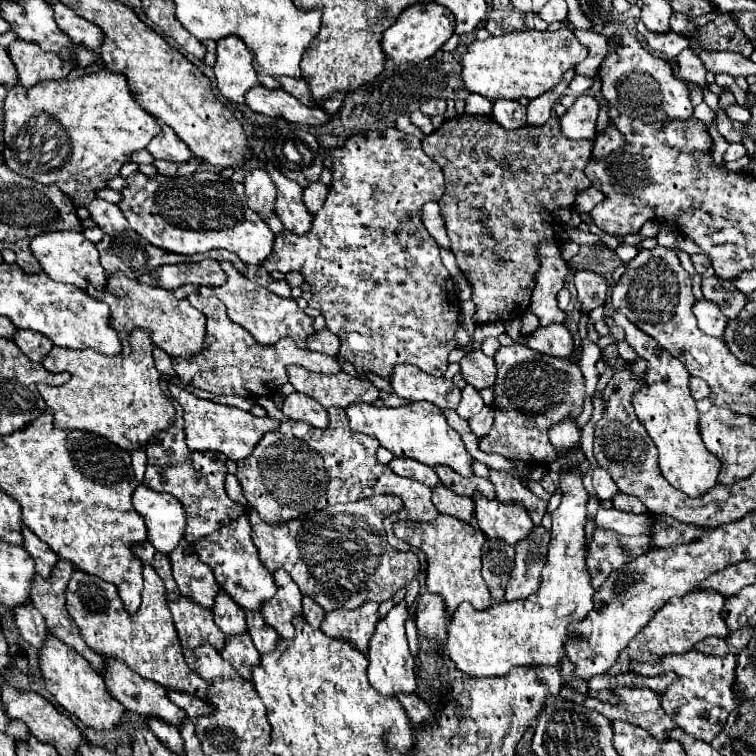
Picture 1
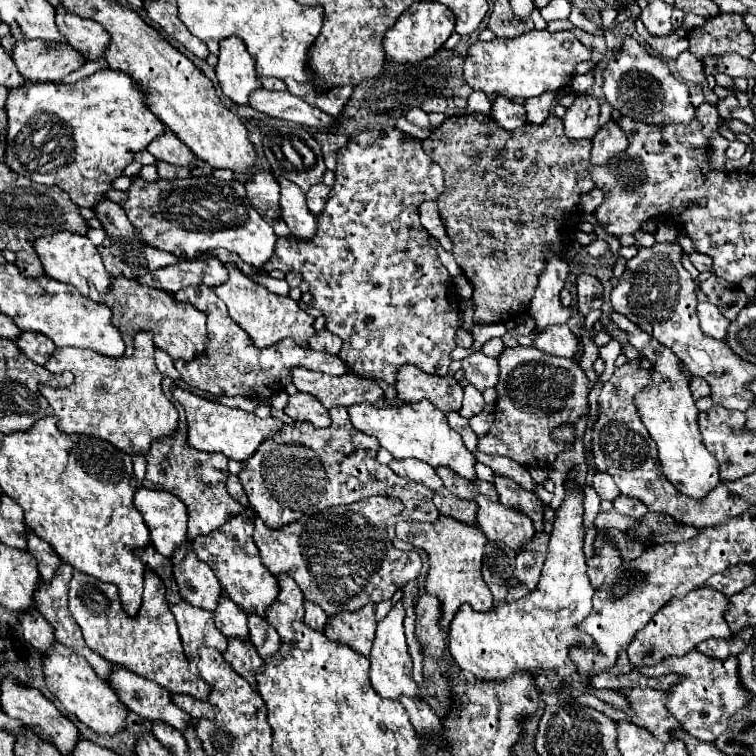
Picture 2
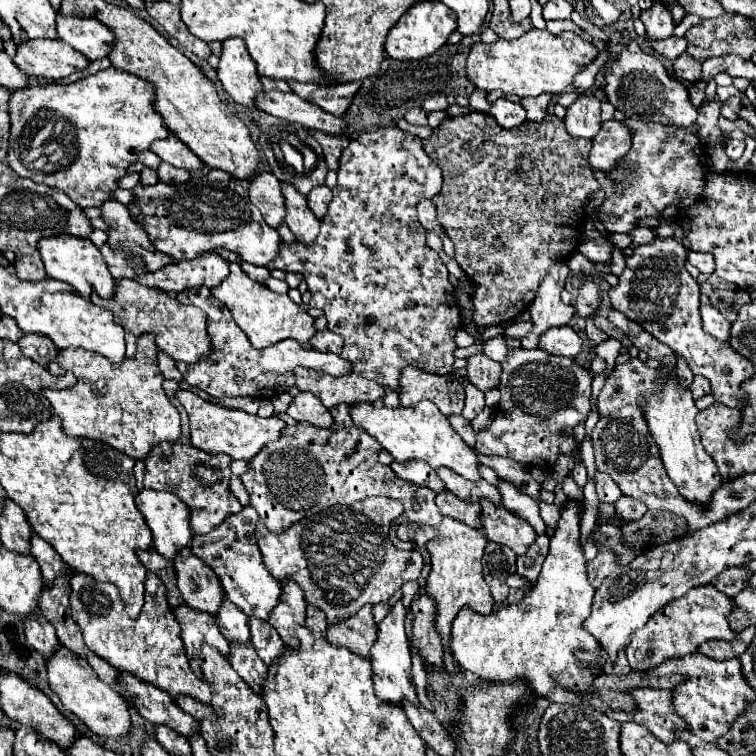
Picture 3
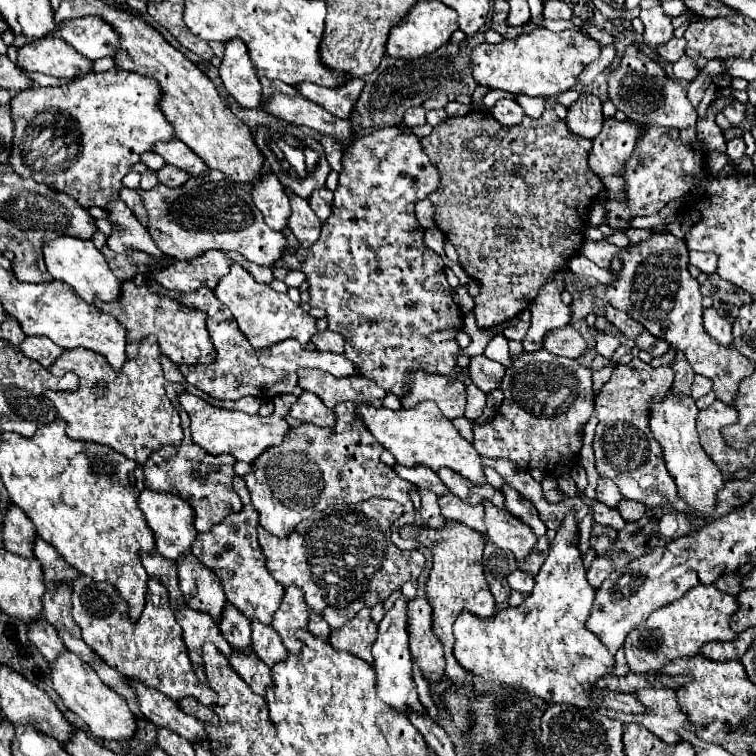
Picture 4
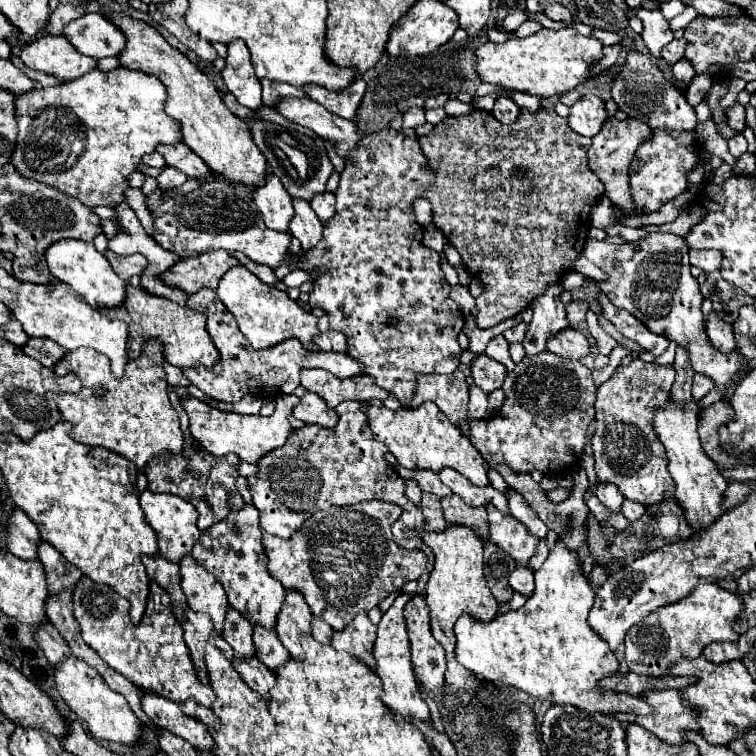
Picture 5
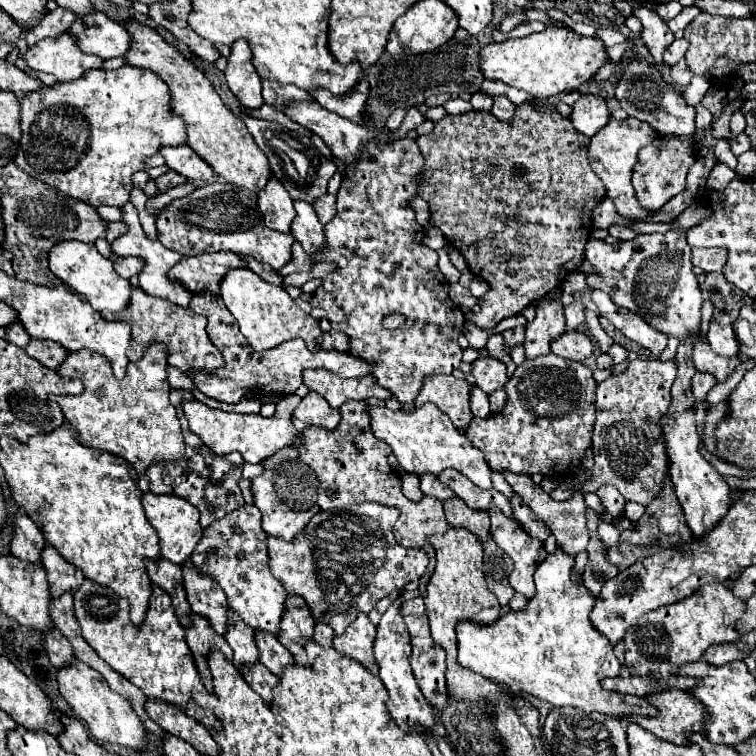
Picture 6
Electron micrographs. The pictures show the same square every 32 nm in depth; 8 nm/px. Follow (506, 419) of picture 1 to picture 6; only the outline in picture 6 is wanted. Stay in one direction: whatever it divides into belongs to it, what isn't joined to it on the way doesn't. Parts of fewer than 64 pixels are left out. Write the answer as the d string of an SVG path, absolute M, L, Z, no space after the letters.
M556 354L524 360L504 386L504 390L508 392L504 410L486 419L474 418L465 430L466 438L484 452L490 468L500 474L504 472L514 472L524 476L544 474L550 478L558 478L568 468L570 472L574 472L576 468L580 468L582 458L592 444L596 386L598 384L592 378L592 370L580 362L564 360Z

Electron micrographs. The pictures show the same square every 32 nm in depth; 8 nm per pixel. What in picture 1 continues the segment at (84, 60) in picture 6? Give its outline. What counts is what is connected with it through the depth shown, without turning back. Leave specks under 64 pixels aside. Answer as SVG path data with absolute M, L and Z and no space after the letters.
M14 40L8 54L18 68L22 86L32 86L40 80L64 80L72 70L70 62L62 62L58 54L46 54L40 46L34 46L34 42Z

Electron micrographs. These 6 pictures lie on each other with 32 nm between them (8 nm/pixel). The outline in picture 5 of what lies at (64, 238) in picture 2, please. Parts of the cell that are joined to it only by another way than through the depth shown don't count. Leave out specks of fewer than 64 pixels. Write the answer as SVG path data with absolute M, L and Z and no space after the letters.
M58 240L46 250L46 262L48 262L48 268L50 268L54 278L58 278L60 282L72 286L96 310L102 310L102 308L114 310L114 308L120 308L122 302L126 300L128 282L118 278L118 274L114 274L114 270L110 266L110 262L106 260L106 256L102 256L94 248L92 242Z

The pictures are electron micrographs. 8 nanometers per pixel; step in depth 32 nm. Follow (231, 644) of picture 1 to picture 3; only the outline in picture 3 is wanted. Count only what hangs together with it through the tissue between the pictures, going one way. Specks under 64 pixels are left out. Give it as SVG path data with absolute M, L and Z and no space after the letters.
M230 644L230 654L228 654L228 662L232 664L232 668L250 684L250 688L258 694L262 694L262 682L266 680L266 664L258 658L258 654L254 652L254 646L246 644L246 646L238 646L238 644Z

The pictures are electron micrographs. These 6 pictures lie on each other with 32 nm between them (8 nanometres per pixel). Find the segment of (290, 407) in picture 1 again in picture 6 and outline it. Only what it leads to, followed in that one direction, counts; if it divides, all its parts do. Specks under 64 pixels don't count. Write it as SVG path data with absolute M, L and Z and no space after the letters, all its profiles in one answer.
M306 394L298 408L294 410L294 418L310 424L310 426L322 426L326 430L336 430L338 422L342 420L340 410L332 408L320 394Z

